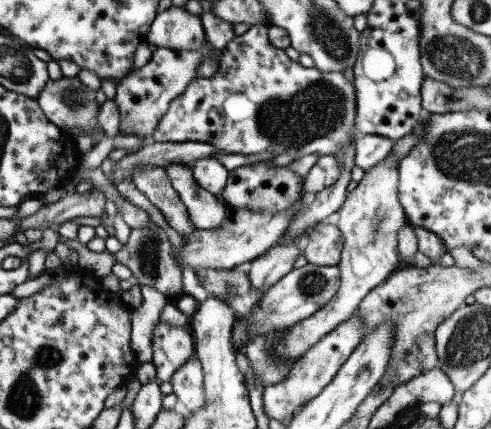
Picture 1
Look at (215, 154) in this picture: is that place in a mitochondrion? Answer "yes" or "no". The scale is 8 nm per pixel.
no

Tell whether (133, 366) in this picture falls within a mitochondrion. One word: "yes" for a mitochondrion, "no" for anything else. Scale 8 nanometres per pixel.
no

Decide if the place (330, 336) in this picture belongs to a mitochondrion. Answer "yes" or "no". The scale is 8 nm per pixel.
no

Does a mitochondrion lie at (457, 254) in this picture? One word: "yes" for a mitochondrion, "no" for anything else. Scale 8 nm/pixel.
no

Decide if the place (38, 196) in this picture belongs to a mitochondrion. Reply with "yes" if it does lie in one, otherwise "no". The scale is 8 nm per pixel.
no

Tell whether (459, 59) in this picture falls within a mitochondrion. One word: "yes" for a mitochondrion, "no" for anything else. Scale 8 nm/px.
yes

